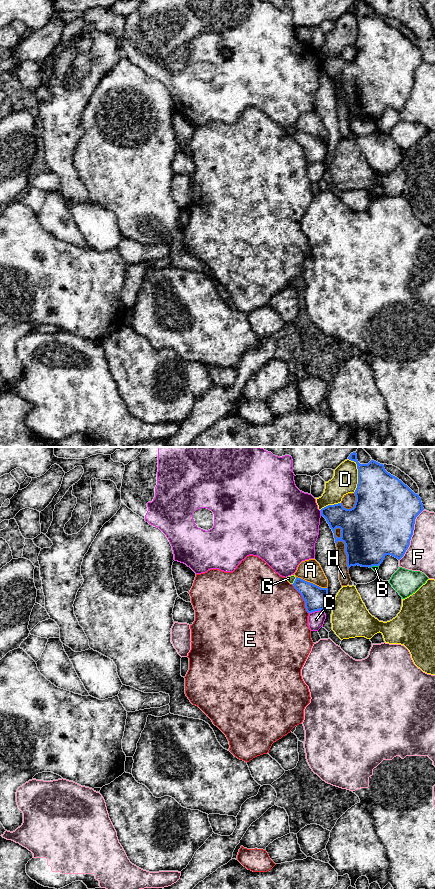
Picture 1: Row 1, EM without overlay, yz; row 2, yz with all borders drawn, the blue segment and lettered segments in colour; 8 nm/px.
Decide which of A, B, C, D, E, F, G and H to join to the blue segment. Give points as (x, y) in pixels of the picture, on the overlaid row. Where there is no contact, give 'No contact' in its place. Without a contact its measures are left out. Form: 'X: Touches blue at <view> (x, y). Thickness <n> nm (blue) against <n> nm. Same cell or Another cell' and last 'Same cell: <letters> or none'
A: Touches blue at yz (312, 583). Thickness 190 nm (blue) against 180 nm. Another cell
B: Touches blue at yz (374, 565). Thickness 420 nm (blue) against 50 nm. Another cell
C: Touches blue at yz (315, 610). Thickness 190 nm (blue) against 130 nm. Another cell
D: Touches blue at yz (358, 474). Thickness 400 nm (blue) against 200 nm. Another cell
E: Touches blue at yz (302, 598). Thickness 190 nm (blue) against 500 nm. Another cell
F: Touches blue at yz (412, 534). Thickness 500 nm (blue) against 240 nm. Another cell
G: Touches blue at yz (294, 581). Thickness 190 nm (blue) against 60 nm. Another cell
H: Touches blue at yz (346, 554). Thickness 440 nm (blue) against 90 nm. Another cell
Same cell: none

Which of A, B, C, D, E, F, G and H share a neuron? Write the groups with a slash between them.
A / B / C / D / E / F / G / H

